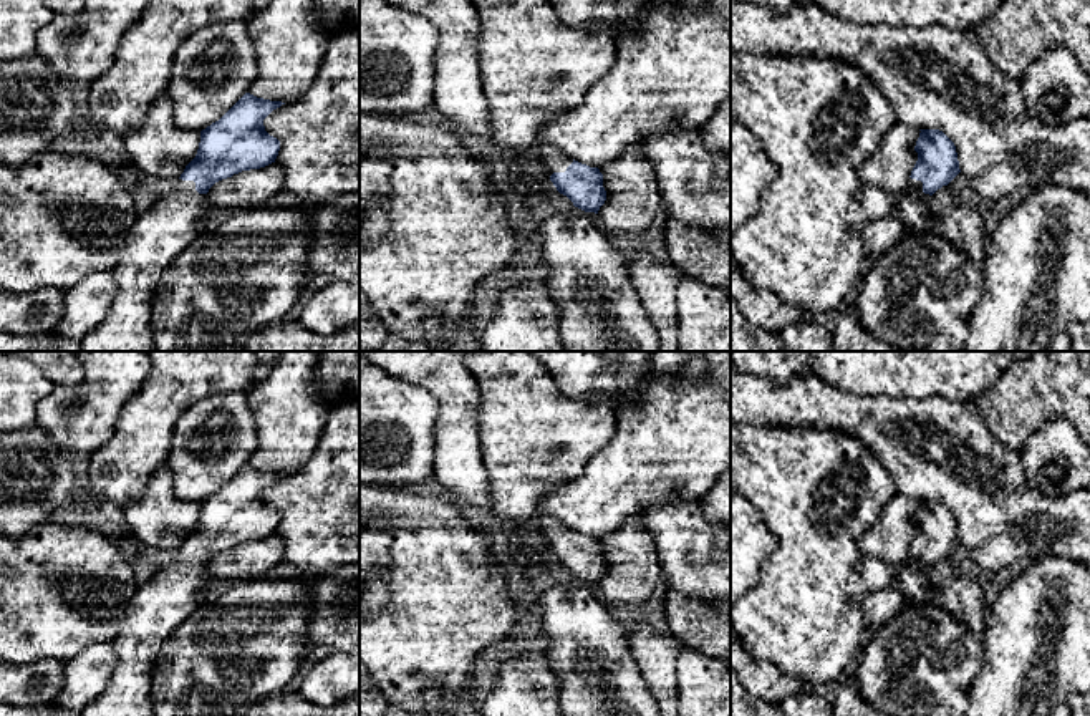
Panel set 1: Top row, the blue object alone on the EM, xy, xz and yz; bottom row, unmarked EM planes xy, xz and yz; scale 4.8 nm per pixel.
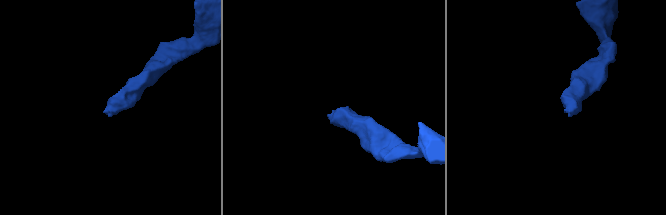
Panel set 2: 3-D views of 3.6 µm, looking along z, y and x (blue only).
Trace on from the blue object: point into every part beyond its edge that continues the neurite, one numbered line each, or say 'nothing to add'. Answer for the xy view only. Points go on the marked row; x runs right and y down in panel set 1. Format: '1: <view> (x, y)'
1: xy (179, 216)

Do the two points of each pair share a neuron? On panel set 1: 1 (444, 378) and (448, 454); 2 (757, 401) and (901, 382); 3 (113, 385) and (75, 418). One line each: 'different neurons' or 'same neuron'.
1: same neuron
2: different neurons
3: same neuron

